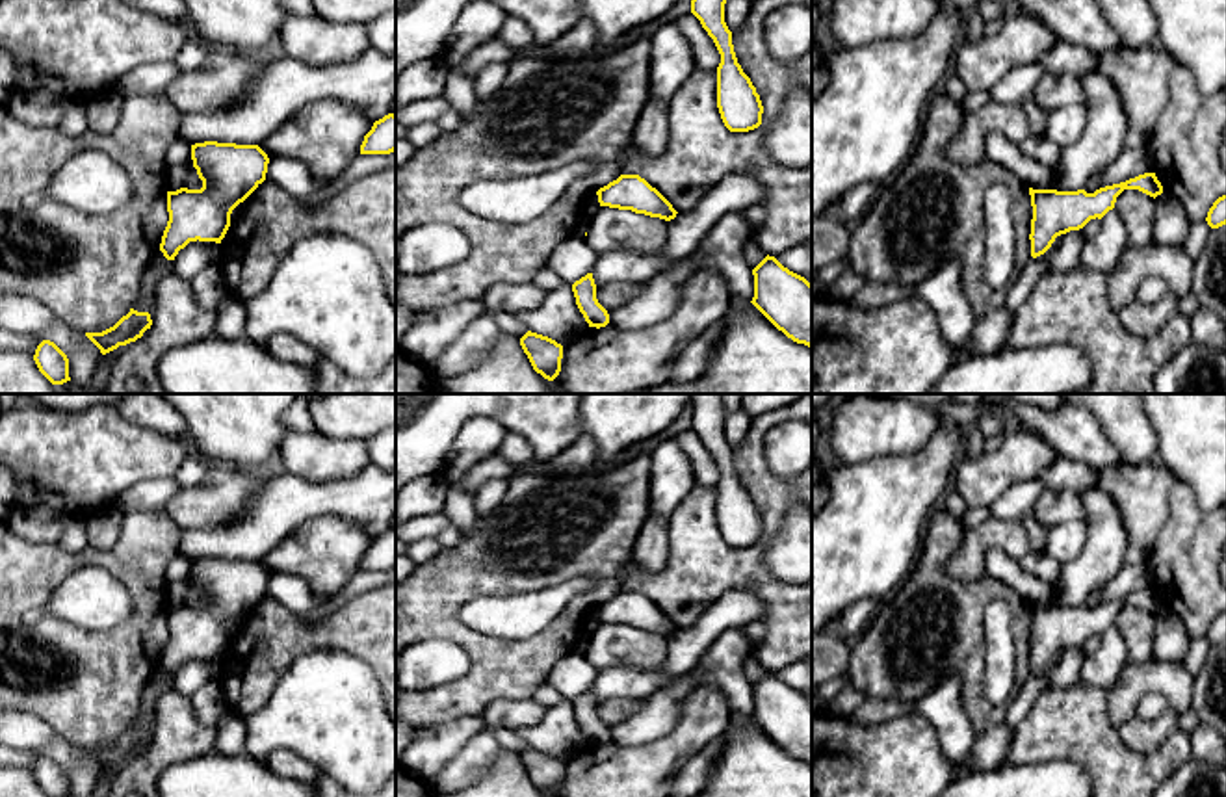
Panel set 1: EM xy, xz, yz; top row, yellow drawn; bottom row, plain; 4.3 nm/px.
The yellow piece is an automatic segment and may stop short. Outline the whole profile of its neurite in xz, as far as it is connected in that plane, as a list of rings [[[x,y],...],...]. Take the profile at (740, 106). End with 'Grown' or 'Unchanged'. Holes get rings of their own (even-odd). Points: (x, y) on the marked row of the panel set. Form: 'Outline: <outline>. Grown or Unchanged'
Outline: [[[691,0],[691,13],[713,39],[721,63],[717,67],[717,108],[730,132],[749,132],[762,124],[763,106],[750,78],[737,63],[732,32],[724,22],[726,0]]]. Unchanged

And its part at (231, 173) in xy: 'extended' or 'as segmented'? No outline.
as segmented

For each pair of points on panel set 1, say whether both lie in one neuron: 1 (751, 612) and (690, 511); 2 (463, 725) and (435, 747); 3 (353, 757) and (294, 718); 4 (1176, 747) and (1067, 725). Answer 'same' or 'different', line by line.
1: different
2: same
3: same
4: same

